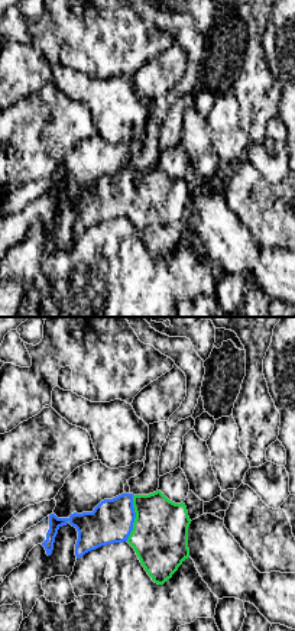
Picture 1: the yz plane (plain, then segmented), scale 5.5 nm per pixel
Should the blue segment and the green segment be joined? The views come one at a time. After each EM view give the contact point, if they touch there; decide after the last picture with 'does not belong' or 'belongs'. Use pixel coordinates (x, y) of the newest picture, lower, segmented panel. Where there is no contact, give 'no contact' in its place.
contact (135, 517)

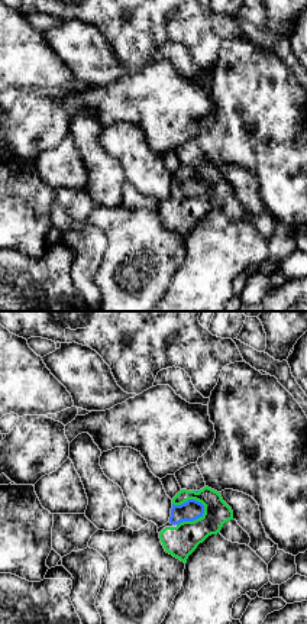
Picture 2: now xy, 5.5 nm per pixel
contact (193, 520)

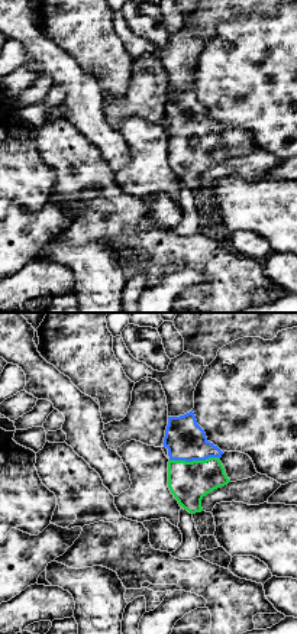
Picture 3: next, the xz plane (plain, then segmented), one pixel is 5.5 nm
contact (194, 459)

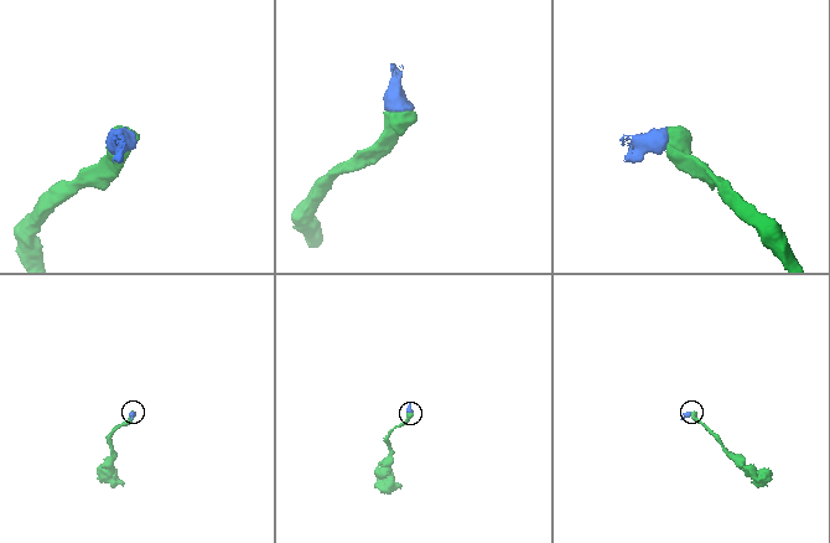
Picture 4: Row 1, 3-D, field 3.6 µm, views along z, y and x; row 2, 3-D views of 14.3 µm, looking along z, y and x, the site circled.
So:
belongs

